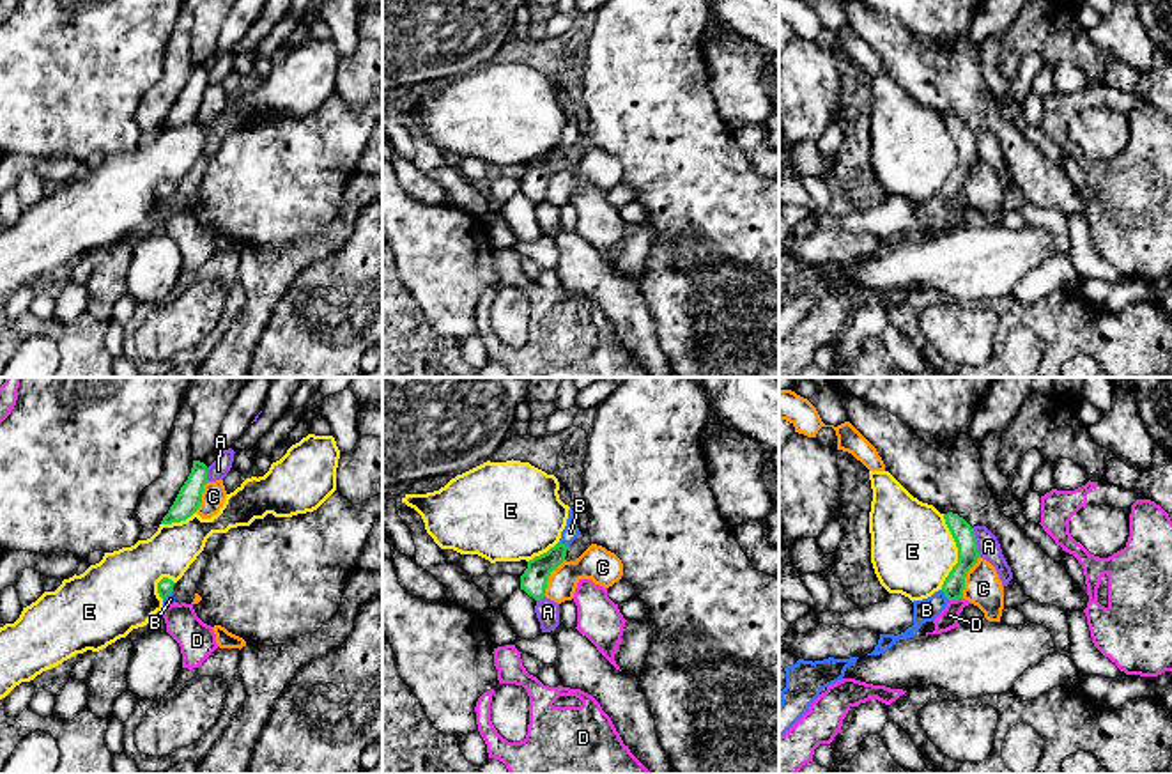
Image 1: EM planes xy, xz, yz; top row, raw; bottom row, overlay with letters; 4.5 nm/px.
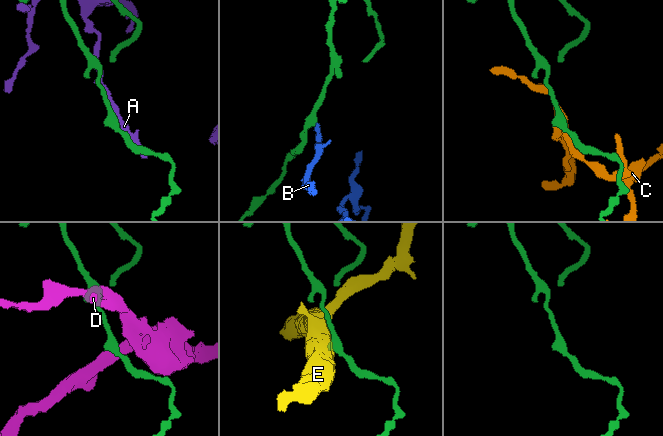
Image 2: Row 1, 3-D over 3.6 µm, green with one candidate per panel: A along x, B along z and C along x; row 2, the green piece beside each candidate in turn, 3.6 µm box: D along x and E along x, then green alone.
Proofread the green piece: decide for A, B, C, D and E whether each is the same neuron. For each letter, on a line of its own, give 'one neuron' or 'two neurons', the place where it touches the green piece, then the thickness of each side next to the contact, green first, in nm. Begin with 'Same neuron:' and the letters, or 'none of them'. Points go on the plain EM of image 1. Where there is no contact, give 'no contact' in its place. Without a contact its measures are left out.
Same neuron: B
A: two neurons | yz (976, 146) | 100/100 nm
B: one neuron | yz (946, 199) | 100/110 nm
C: two neurons | yz (965, 179) | 100/170 nm
D: two neurons | yz (955, 202) | 100/90 nm
E: two neurons | yz (958, 154) | 100/380 nm

